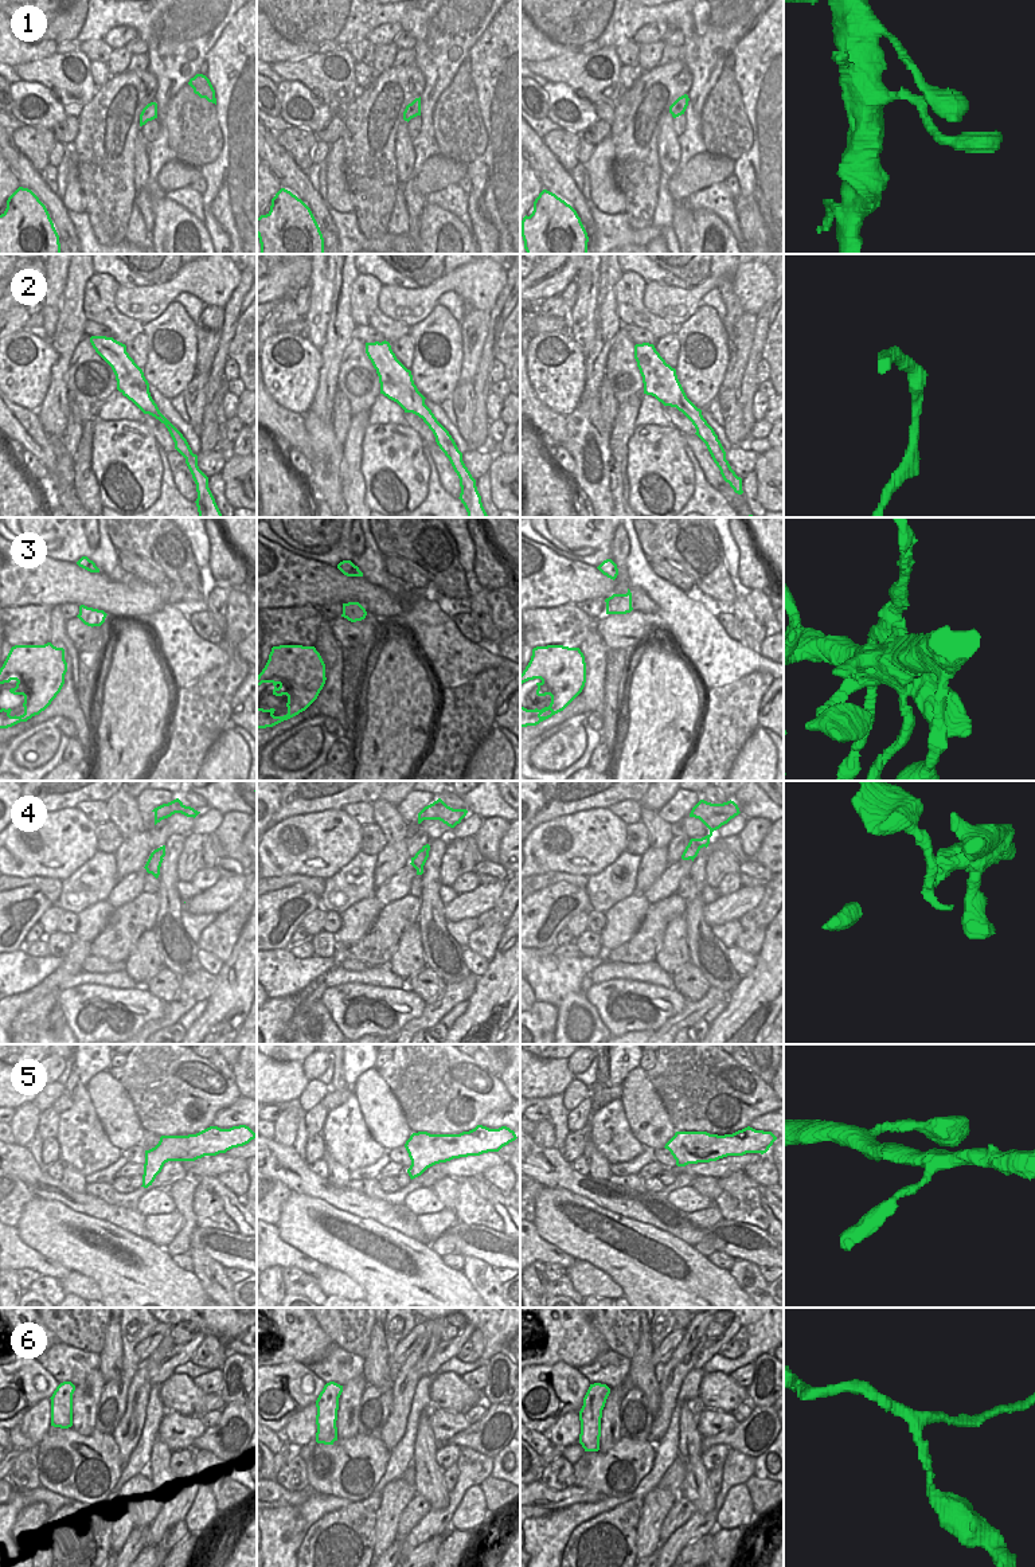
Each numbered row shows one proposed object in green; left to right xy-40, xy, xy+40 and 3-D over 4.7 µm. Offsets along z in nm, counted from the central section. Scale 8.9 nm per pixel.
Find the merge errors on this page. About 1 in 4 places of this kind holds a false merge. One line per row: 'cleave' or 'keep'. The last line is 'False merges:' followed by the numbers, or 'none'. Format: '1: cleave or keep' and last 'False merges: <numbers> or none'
1: keep
2: keep
3: cleave
4: cleave
5: keep
6: keep
False merges: 3, 4

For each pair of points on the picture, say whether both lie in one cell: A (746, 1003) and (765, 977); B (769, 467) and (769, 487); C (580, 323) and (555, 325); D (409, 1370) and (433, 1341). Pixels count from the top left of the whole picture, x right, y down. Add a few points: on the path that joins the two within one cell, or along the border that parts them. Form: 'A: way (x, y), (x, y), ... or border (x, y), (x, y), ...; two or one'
A: way (753, 996), (765, 984); one
B: way (769, 472), (769, 481); one
C: border (563, 319), (567, 325); two
D: way (416, 1364), (428, 1348); one

